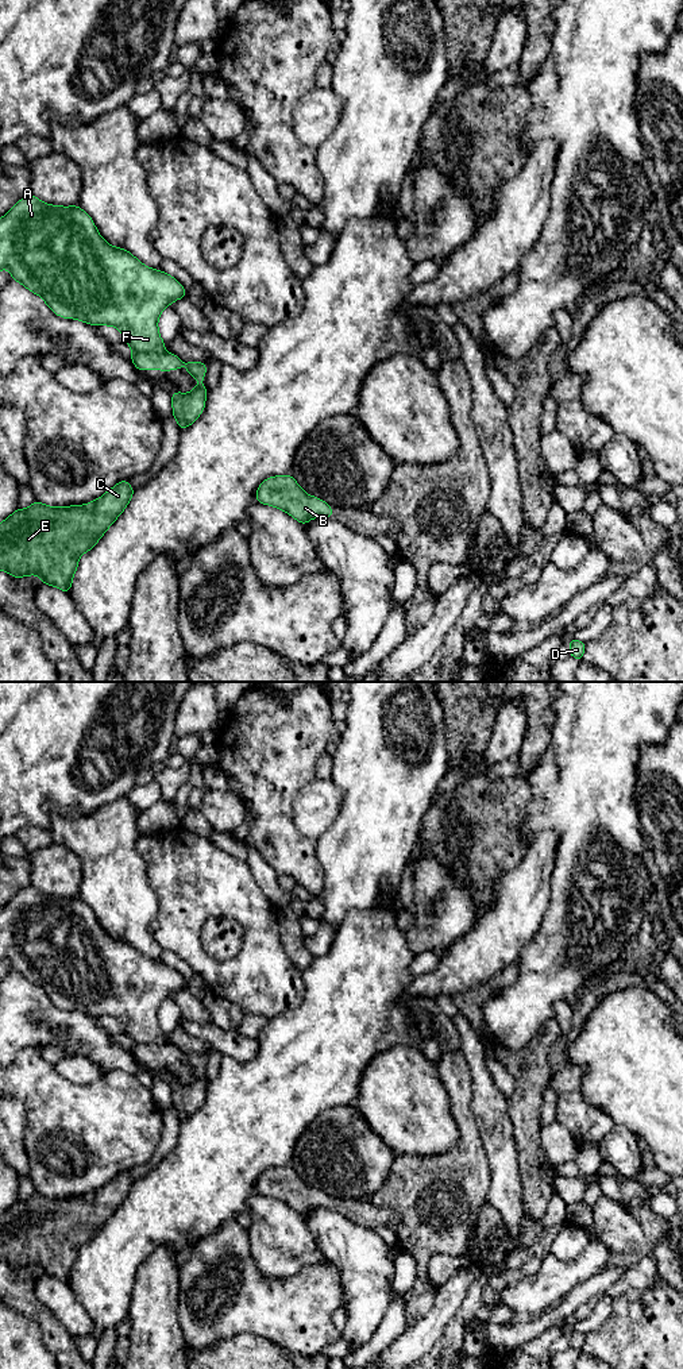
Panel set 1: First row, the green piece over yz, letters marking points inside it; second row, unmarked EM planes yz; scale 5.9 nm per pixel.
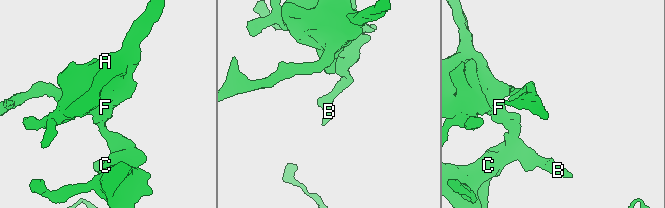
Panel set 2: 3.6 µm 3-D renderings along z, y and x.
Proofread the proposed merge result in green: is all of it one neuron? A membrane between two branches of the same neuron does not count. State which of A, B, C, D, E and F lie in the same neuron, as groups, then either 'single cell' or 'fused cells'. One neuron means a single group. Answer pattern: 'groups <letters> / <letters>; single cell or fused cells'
groups A D F / B C E; fused cells

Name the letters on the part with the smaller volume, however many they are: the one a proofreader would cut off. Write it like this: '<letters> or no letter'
B, C, E

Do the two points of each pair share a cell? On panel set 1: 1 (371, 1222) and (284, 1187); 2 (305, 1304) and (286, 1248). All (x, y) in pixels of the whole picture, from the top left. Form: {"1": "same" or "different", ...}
{"1": "same", "2": "different"}

